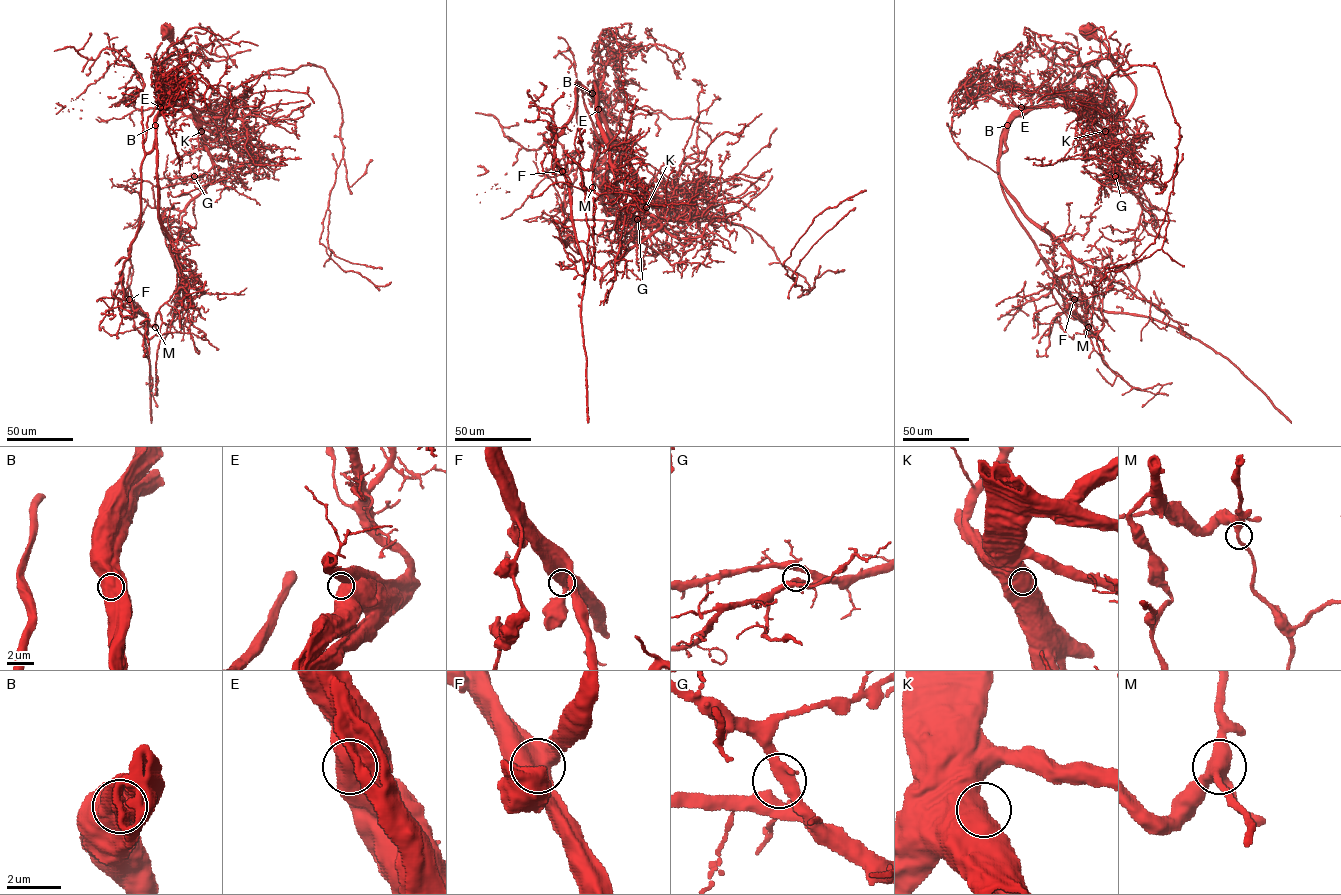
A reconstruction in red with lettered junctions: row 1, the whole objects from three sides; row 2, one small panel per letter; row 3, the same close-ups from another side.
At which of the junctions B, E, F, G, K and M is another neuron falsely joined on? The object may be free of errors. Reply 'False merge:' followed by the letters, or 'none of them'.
False merge: none of them

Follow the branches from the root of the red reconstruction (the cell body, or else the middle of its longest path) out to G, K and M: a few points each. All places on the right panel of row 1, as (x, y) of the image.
G: (1087, 30), (1102, 43), (1135, 88), (1132, 105), (1108, 129), (1121, 173), (1115, 176)
K: (1087, 30), (1102, 43), (1135, 88), (1132, 105), (1105, 131)
M: (1087, 30), (1132, 105), (1107, 127), (1061, 105), (1019, 113), (997, 166), (1088, 327)

